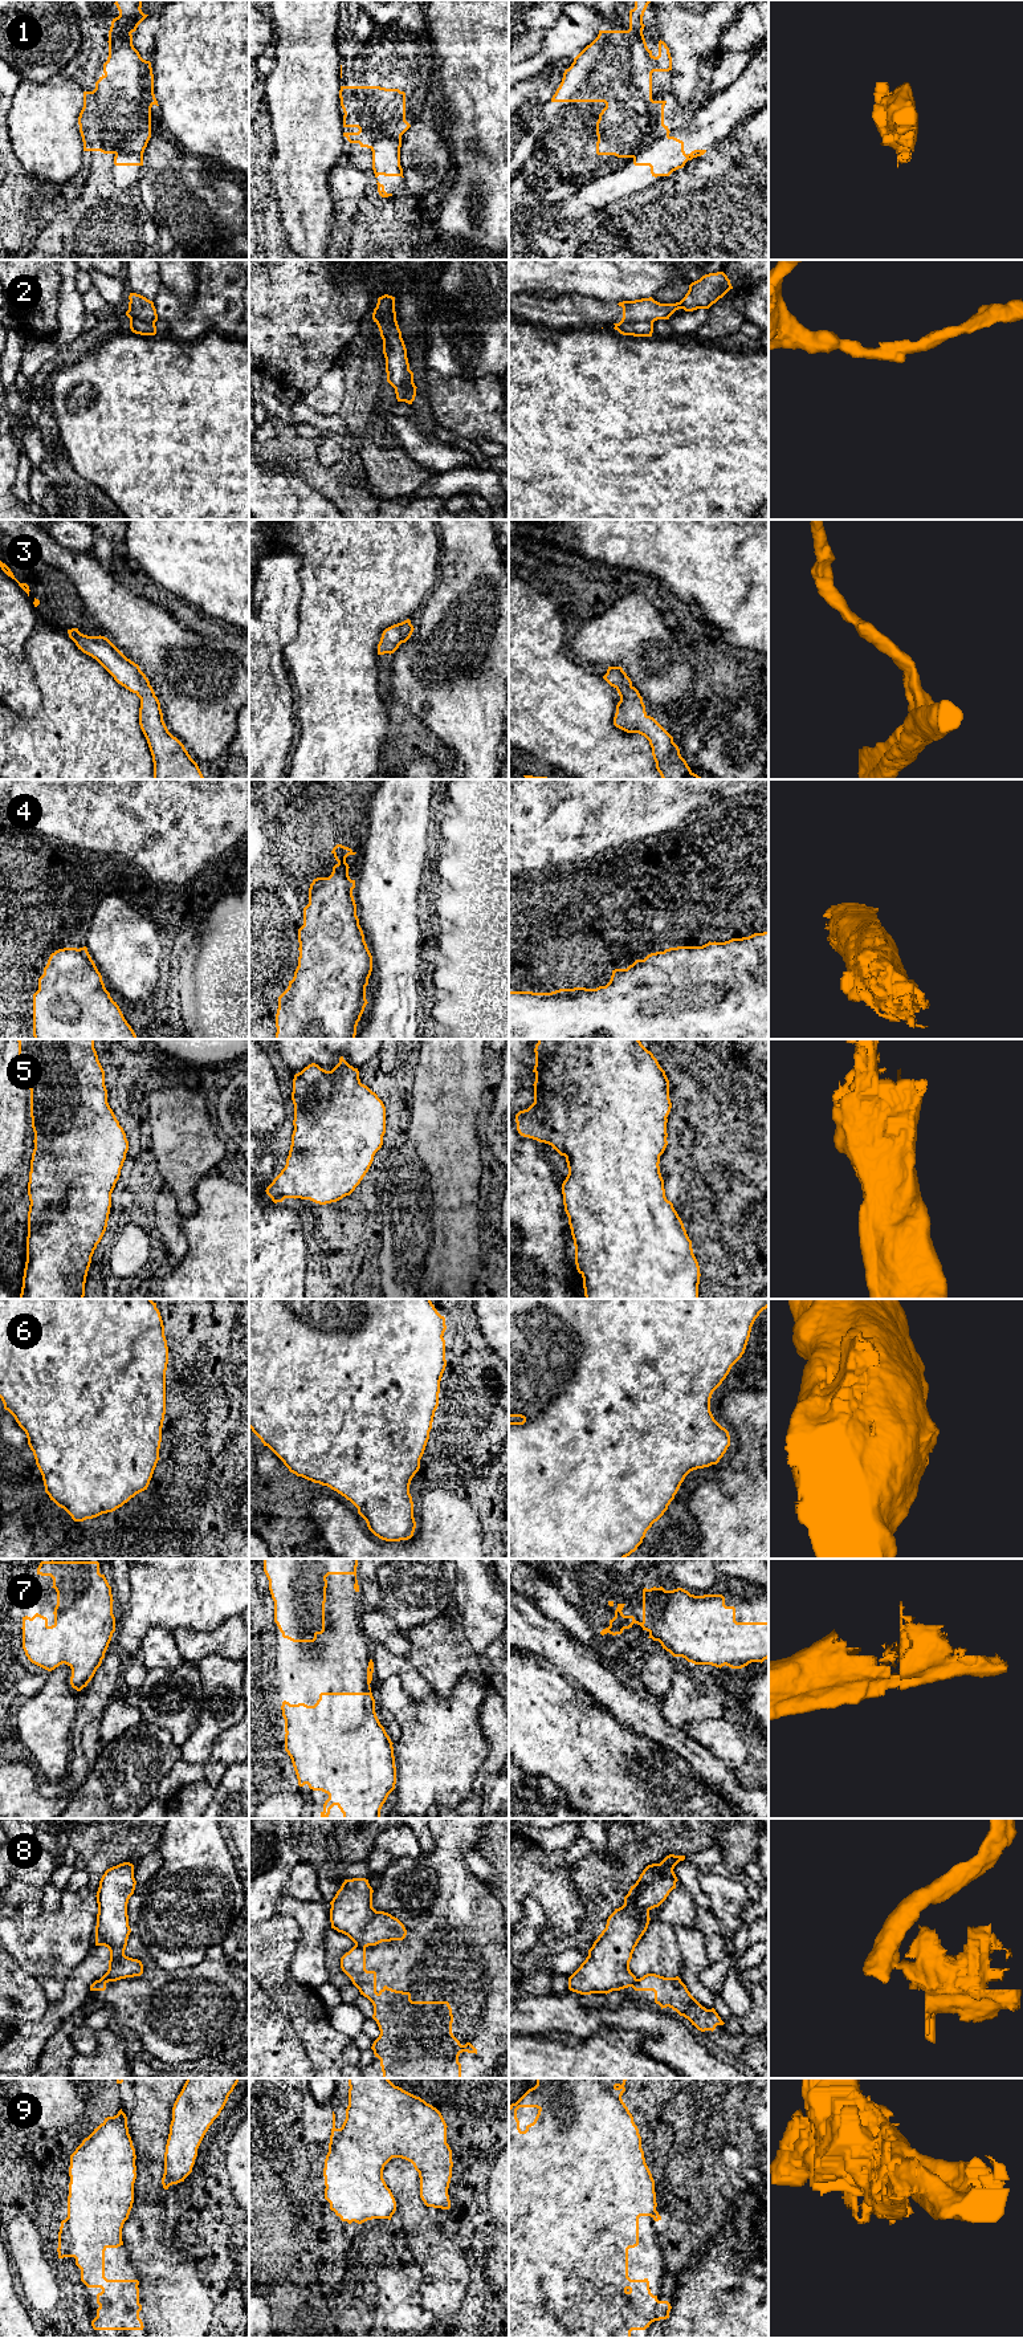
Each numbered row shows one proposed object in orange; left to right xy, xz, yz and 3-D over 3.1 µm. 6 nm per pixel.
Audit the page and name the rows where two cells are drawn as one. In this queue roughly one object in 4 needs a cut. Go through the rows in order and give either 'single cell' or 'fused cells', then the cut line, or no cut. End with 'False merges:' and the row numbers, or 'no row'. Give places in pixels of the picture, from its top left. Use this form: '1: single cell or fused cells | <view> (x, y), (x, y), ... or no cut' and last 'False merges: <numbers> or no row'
1: fused cells | xz (400, 137), (390, 137), (380, 133), (371, 149)
2: fused cells | yz (620, 321), (649, 321), (652, 324)
3: single cell | no cut
4: single cell | no cut
5: single cell | no cut
6: single cell | no cut
7: single cell | no cut
8: fused cells | xz (355, 1943), (365, 1947)
9: single cell | no cut
False merges: 1, 2, 8

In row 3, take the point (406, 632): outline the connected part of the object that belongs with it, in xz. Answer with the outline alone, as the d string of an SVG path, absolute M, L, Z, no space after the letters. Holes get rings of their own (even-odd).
M409 619L386 628L378 644L378 655L394 653L402 643L411 638L413 630Z

